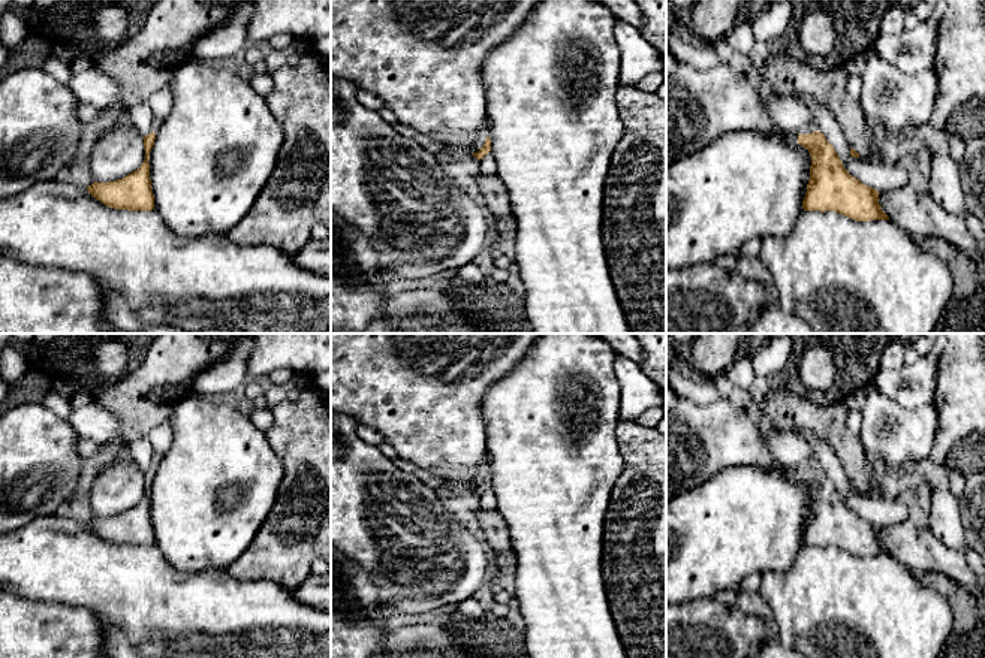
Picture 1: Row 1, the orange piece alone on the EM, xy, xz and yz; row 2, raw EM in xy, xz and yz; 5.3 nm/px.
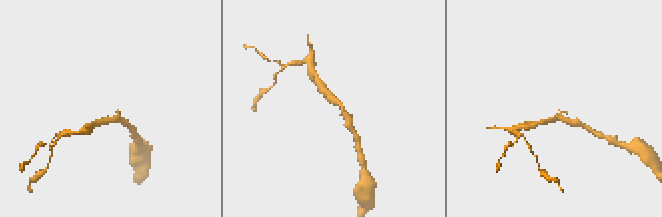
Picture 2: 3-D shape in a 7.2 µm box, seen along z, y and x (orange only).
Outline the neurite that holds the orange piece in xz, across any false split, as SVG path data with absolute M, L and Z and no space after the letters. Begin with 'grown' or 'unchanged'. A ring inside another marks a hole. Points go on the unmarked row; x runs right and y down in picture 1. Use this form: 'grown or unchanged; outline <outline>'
grown; outline M488 462L481 465L473 476L473 491L481 495L491 486L491 474L488 471Z

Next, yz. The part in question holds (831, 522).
grown; outline M760 425L768 449L786 465L798 470L798 479L811 492L804 546L834 546L856 556L889 555L879 540L879 526L862 519L843 501L825 470L817 465L810 441Z

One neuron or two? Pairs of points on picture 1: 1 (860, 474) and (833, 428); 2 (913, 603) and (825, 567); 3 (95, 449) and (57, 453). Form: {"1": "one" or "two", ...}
{"1": "one", "2": "one", "3": "two"}

